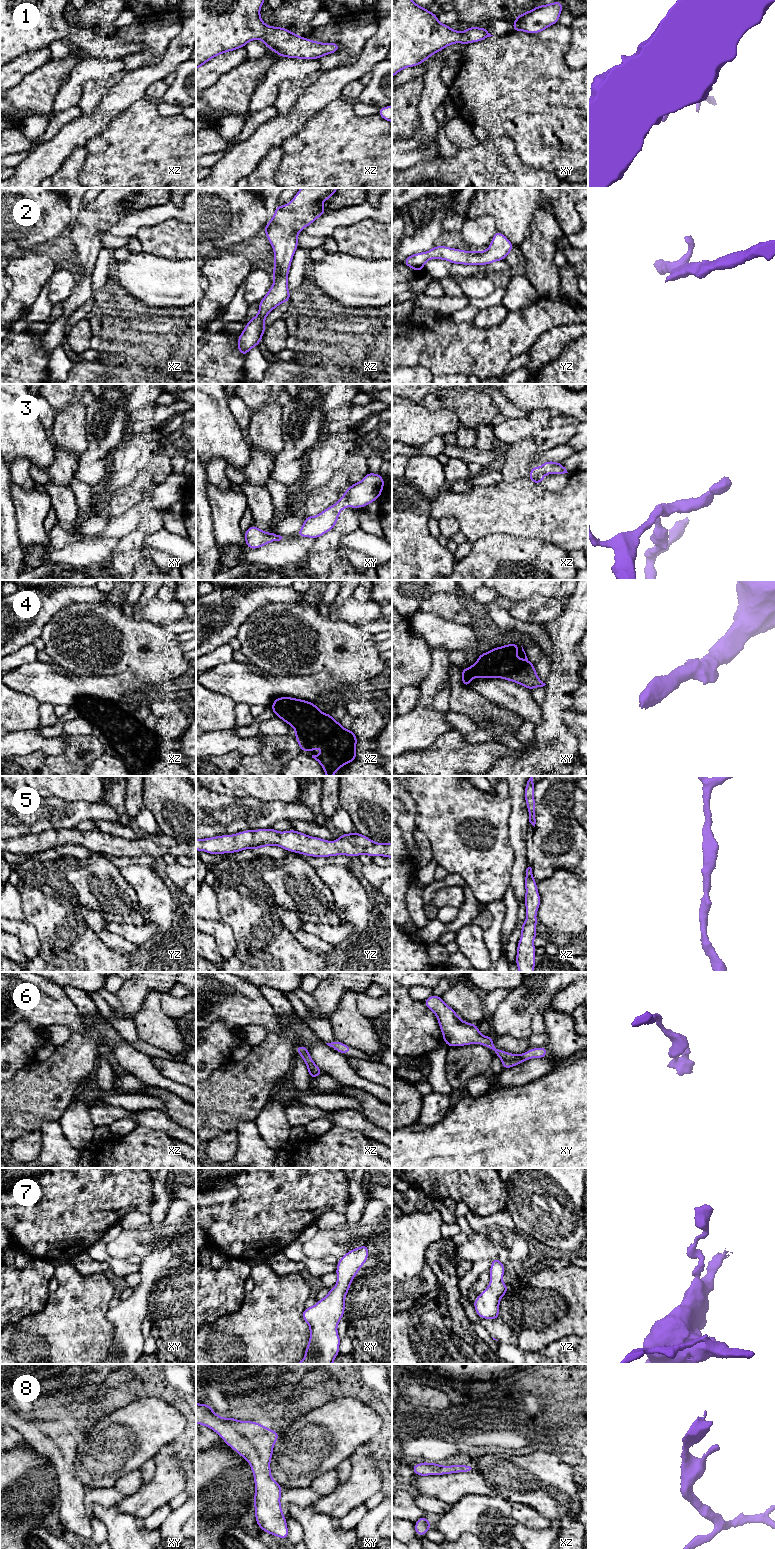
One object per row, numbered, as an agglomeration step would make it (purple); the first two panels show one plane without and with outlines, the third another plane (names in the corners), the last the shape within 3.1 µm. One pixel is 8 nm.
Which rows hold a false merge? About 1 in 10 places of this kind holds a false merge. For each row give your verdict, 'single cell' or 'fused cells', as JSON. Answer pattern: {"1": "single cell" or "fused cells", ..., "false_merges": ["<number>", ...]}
{"1": "single cell", "2": "single cell", "3": "single cell", "4": "single cell", "5": "single cell", "6": "single cell", "7": "single cell", "8": "single cell", "false_merges": []}

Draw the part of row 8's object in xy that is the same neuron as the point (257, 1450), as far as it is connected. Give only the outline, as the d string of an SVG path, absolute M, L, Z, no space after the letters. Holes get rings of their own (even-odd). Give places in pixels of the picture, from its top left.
M196 1403L196 1423L207 1426L246 1459L254 1475L254 1508L262 1531L288 1539L287 1519L280 1498L282 1487L271 1477L270 1461L279 1432L254 1421L240 1421L218 1416L209 1404Z

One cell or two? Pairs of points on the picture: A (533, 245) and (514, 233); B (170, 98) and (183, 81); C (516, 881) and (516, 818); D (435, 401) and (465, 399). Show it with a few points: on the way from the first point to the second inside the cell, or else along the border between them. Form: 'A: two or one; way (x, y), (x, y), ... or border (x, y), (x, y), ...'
A: two; border (535, 218), (531, 230), (517, 246)
B: one; way (174, 94), (183, 85)
C: one; way (519, 865), (519, 834)
D: one; way (442, 400), (458, 400)

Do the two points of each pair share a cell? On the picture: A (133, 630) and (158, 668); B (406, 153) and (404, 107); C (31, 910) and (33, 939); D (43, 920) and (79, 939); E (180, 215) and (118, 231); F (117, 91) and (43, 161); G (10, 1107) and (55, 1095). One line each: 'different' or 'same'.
A: same
B: different
C: different
D: same
E: same
F: same
G: same

